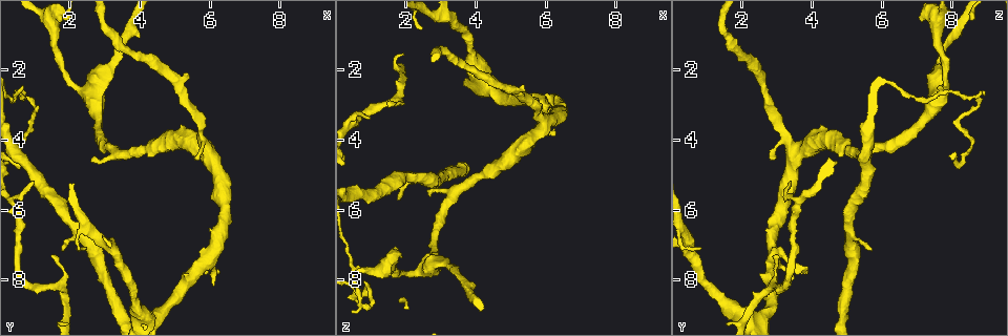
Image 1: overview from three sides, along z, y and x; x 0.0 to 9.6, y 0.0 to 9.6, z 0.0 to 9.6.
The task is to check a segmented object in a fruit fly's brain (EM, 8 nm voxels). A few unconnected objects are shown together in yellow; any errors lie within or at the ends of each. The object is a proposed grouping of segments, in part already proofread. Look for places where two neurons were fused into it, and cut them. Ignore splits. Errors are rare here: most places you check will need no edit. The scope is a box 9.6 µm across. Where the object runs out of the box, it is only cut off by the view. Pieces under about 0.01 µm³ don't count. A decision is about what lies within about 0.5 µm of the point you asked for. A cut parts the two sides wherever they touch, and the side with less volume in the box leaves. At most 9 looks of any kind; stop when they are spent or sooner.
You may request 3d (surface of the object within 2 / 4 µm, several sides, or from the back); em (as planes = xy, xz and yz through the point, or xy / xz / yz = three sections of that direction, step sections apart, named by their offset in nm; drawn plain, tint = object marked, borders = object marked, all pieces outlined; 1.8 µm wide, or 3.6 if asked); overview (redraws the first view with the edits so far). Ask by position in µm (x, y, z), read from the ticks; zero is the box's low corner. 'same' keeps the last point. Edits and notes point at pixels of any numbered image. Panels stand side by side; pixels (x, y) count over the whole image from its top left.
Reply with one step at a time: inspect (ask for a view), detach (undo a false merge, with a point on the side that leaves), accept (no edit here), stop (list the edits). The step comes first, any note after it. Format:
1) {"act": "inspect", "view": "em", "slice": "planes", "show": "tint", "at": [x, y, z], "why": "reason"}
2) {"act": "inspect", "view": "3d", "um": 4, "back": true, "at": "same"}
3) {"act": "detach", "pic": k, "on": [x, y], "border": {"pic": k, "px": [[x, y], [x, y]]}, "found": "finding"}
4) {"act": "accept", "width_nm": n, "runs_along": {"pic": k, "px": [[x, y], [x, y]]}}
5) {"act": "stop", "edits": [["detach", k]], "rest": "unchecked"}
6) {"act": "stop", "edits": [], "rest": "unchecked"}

{"act": "inspect", "view": "em", "slice": "yz", "step": 16, "show": "tint", "at": [1.70, 8.20, 2.85], "why": "a fork"}

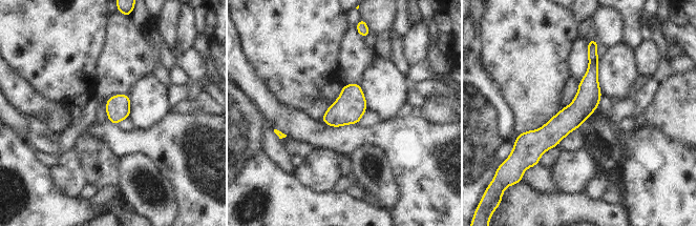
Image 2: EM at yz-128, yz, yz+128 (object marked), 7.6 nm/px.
{"act": "accept", "width_nm": 180, "runs_along": {"pic": 2, "px": [[591, 50], [588, 98], [537, 153]]}, "found": "one neuron here"}

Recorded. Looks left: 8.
{"act": "inspect", "view": "3d", "um": 2, "at": [2.75, 3.15, 7.40], "why": "a fork"}

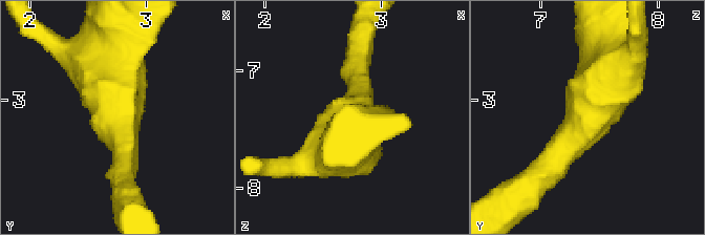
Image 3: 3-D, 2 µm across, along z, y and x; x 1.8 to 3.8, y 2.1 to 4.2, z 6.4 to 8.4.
{"act": "inspect", "view": "em", "slice": "planes", "show": "tint", "at": [2.72, 3.08, 7.42], "arms": 3, "arm_widths_nm": [180, 280, 320], "why": "shape alone is not enough"}

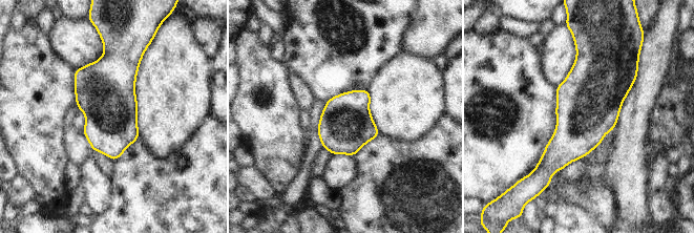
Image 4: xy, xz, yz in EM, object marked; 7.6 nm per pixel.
{"act": "accept", "width_nm": 420, "found": "all the same neuron"}

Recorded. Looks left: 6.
{"act": "inspect", "view": "em", "slice": "yz", "step": 16, "show": "tint", "at": [5.95, 4.30, 3.60]}

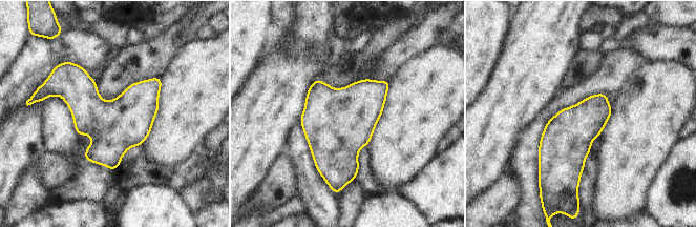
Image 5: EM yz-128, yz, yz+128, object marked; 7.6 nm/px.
{"act": "inspect", "view": "em", "slice": "planes", "show": "tint", "at": "same", "why": "cut it another way"}

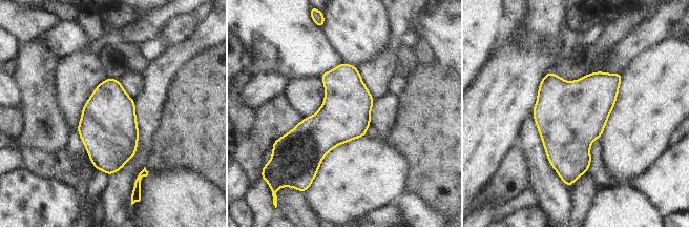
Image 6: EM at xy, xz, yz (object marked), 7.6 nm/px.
{"act": "accept", "found": "continuous, no second neuron"}

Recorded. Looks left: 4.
{"act": "inspect", "view": "3d", "um": 4, "at": [0.95, 2.90, 8.75], "why": "abrupt turn"}

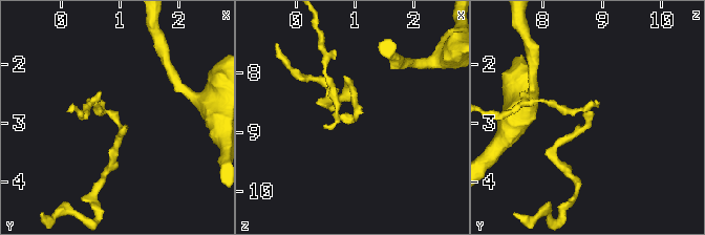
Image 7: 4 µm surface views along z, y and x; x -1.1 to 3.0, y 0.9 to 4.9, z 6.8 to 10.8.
{"act": "inspect", "view": "em", "slice": "yz", "step": 16, "show": "tint", "at": [0.90, 2.90, 8.75]}

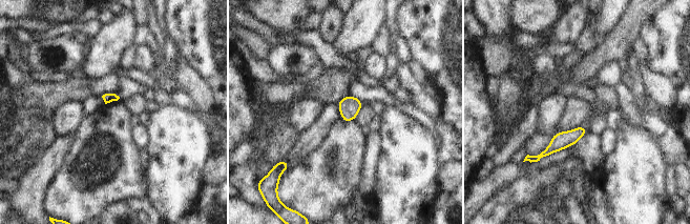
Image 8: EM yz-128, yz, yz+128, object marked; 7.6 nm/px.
{"act": "inspect", "view": "em", "slice": "planes", "show": "tint", "at": "same"}

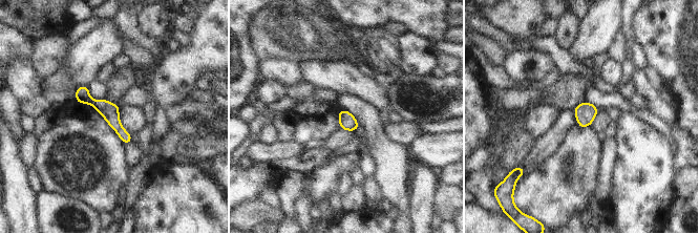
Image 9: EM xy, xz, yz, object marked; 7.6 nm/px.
{"act": "detach", "pic": 9, "on": [109, 111], "width_nm": 130, "found": "two neurons meet here"}

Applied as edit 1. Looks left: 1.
{"act": "stop", "edits": [["detach", 9]], "rest": "unchecked"}

